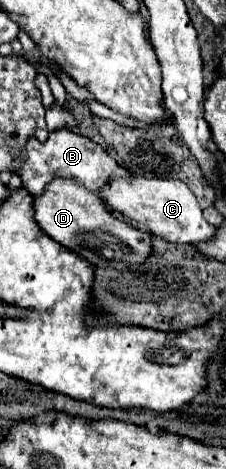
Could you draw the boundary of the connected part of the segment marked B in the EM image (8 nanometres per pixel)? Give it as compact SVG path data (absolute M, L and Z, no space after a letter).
M68 129L52 131L46 143L40 143L36 137L32 137L26 143L26 153L28 157L16 173L22 177L22 187L26 187L34 197L42 195L46 185L54 177L66 177L78 181L96 195L100 195L100 189L104 189L104 185L108 185L108 181L114 177L134 177L126 167L120 167L98 143Z

